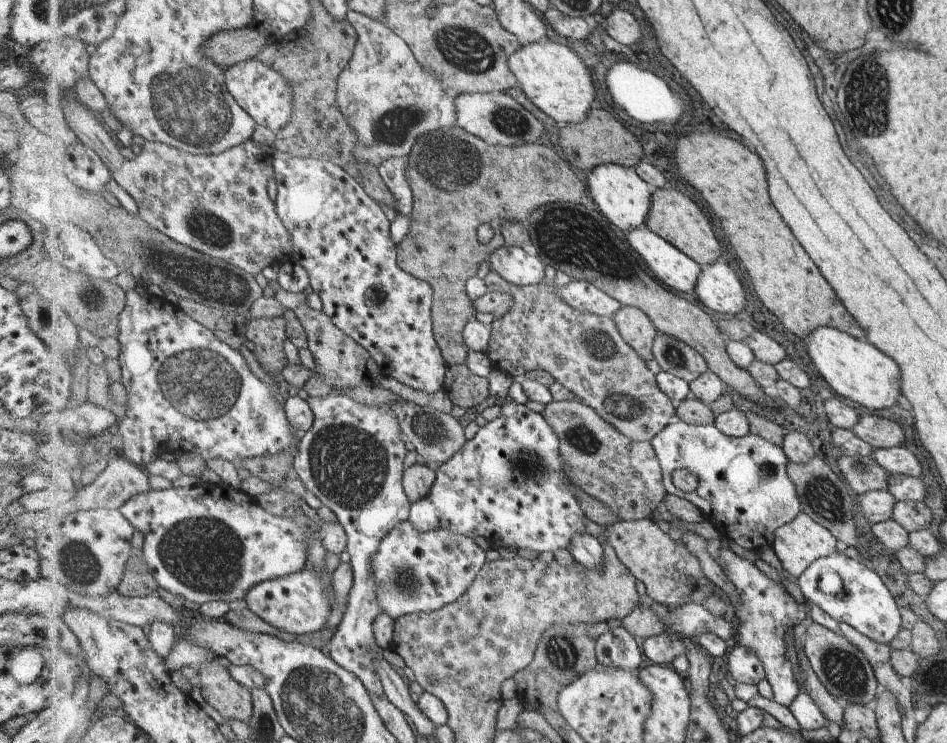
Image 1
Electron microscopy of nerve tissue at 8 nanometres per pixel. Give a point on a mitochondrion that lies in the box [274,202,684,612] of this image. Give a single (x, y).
(349, 466)

